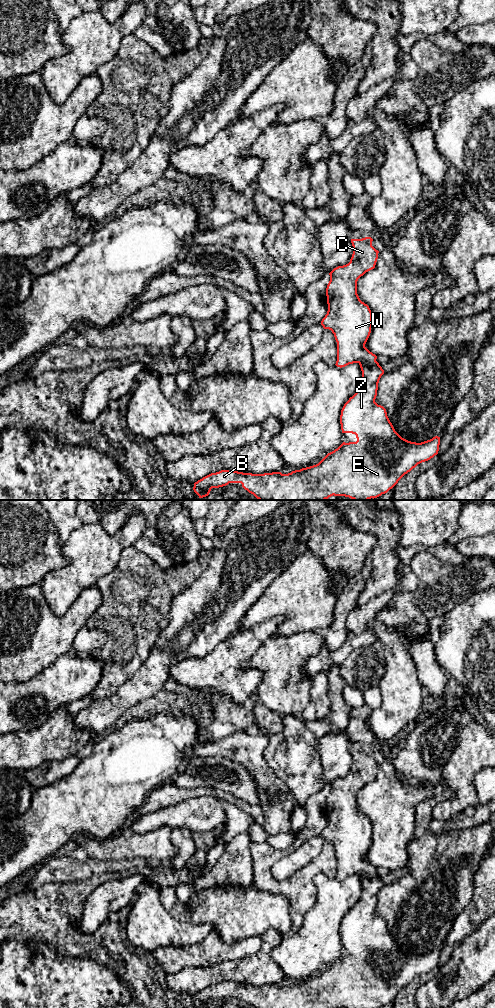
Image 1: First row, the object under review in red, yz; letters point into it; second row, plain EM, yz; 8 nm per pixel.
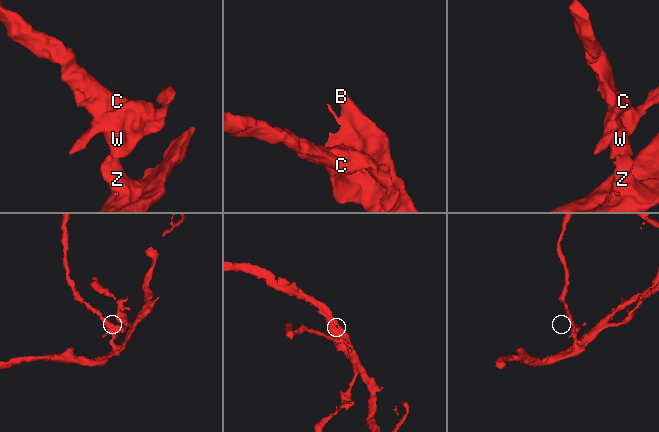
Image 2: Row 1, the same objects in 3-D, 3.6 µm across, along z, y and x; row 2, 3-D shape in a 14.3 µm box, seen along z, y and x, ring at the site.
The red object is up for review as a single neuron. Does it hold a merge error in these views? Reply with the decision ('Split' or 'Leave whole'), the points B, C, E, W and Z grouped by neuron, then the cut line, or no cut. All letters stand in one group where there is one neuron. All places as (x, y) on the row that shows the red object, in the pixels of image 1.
Leave whole. Groups: B C E W Z. No split

